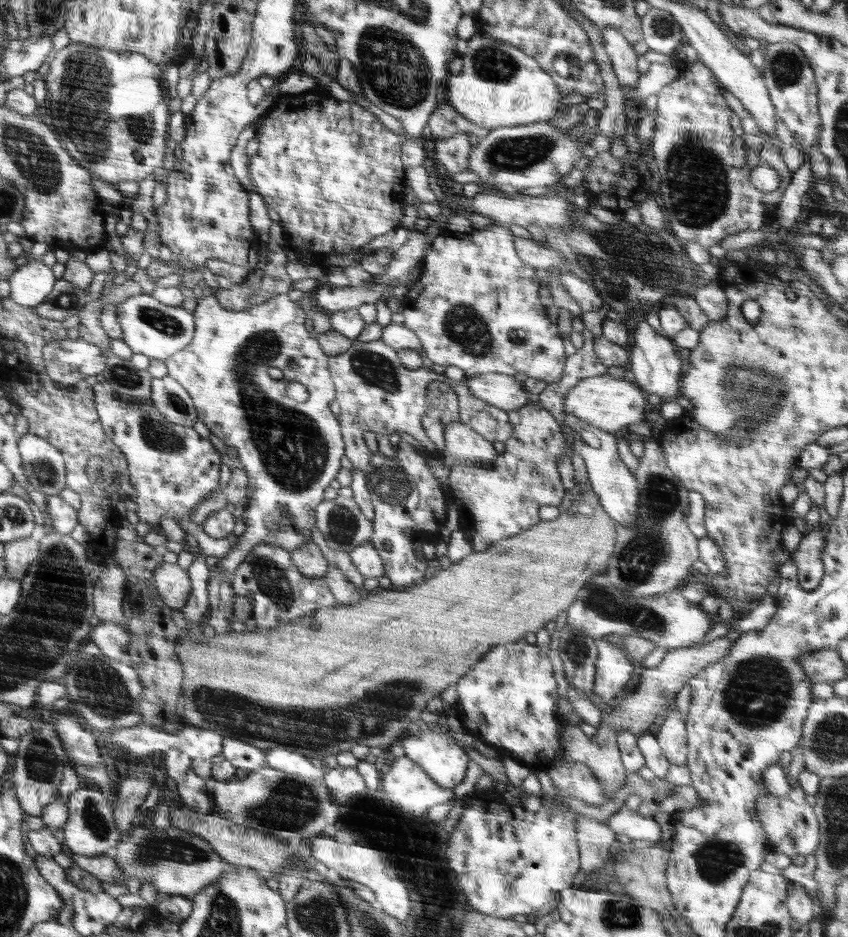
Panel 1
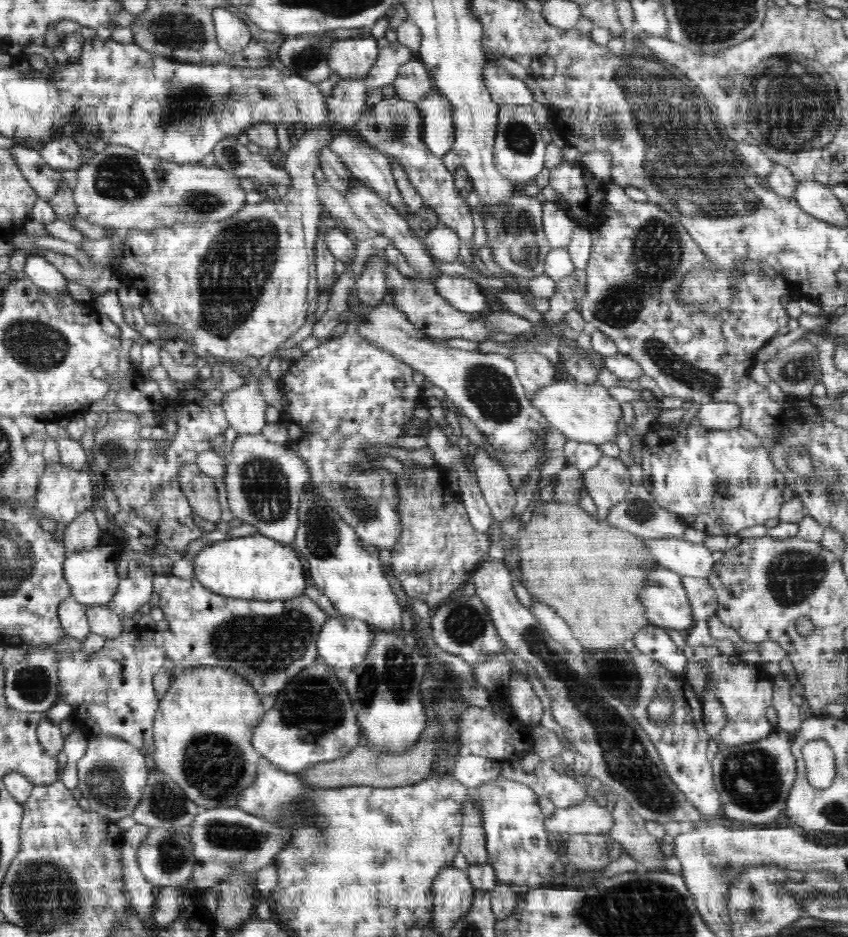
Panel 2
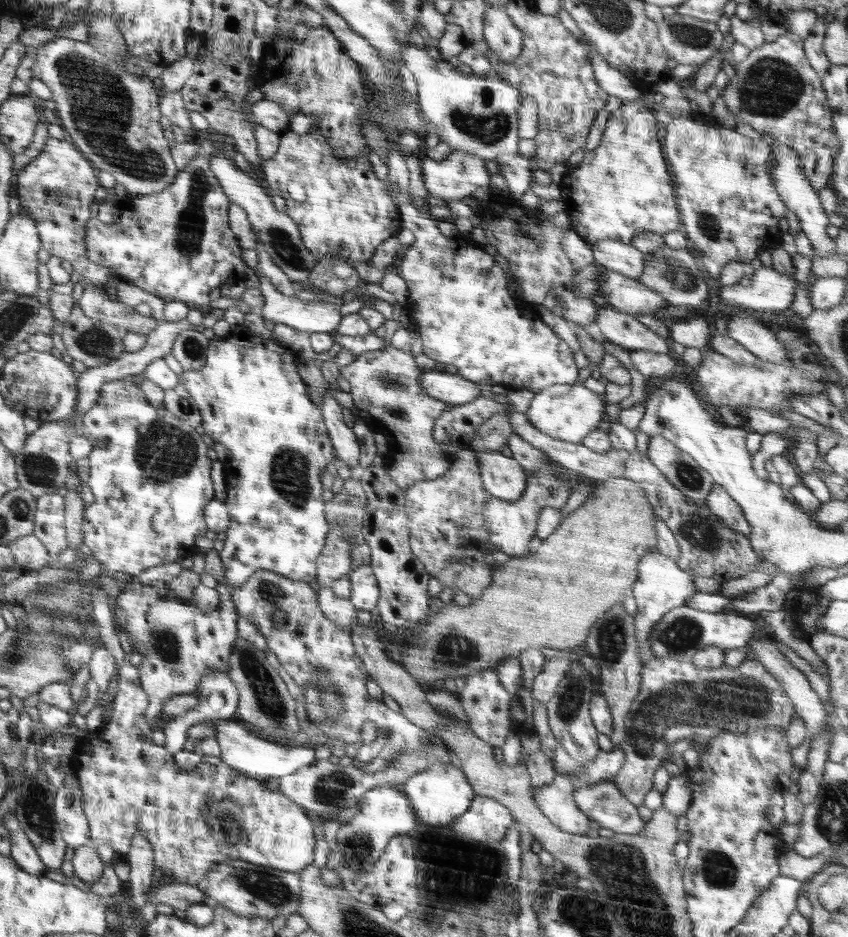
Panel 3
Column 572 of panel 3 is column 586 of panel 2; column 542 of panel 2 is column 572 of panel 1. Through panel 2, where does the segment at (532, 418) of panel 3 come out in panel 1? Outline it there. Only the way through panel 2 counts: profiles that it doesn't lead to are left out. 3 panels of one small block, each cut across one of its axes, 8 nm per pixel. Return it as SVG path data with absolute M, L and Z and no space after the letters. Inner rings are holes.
M602 374L592 378L580 380L564 397L563 405L566 414L573 414L592 426L597 426L606 432L625 433L629 424L640 423L646 408L645 392L634 382L624 377L614 378L609 374Z

